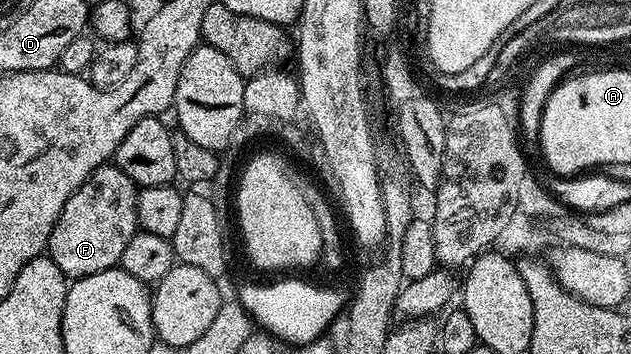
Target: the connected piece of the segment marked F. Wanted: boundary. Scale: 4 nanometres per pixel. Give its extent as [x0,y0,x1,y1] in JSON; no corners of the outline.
[46,165,138,280]

